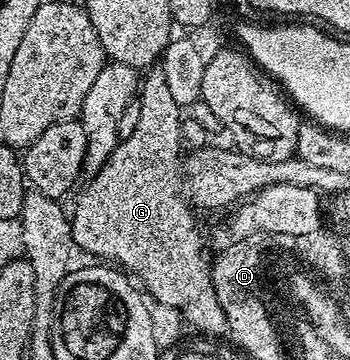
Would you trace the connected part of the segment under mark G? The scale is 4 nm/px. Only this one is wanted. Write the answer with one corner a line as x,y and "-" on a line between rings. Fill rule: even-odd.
160,68
145,71
136,100
140,104
140,121
136,123
132,136
121,139
112,156
108,156
104,168
87,181
90,183
83,188
74,206
74,214
72,210
69,215
75,247
81,253
83,250
86,254
95,254
98,257
95,259
117,264
141,283
145,293
159,307
169,306
181,312
187,323
190,321
192,325
199,326
204,333
226,334
224,310
218,303
211,278
212,258
206,255
206,242
198,227
199,215
184,193
183,107
172,100
168,80
164,80
164,72

